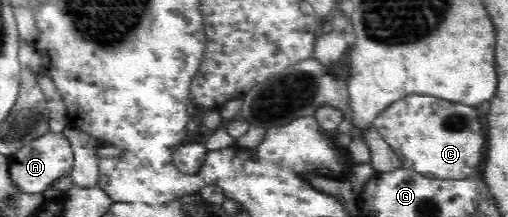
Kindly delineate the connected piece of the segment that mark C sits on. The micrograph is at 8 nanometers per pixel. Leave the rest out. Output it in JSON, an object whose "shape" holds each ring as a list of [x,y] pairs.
{"shape":[[[407,94],[382,110],[372,128],[400,157],[401,166],[416,173],[439,179],[463,179],[480,172],[486,138],[478,110],[472,106],[454,106],[454,102],[427,94]]]}

